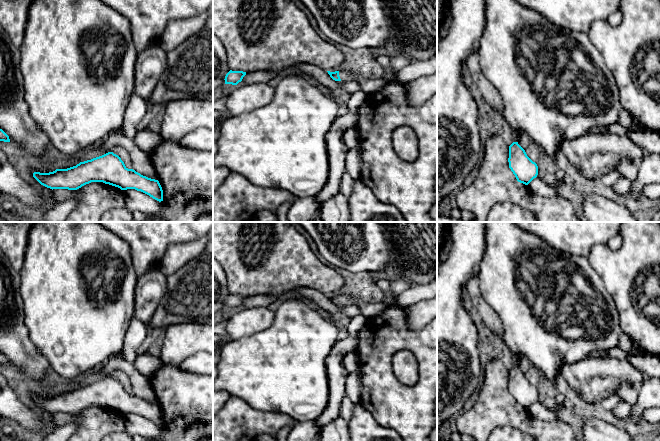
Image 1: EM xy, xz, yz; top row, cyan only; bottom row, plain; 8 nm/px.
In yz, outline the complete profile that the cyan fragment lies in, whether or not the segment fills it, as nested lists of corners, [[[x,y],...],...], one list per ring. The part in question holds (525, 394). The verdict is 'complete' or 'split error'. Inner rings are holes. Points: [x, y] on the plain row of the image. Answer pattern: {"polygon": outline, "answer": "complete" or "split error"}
{"polygon": [[[514,355],[514,366],[509,370],[509,392],[518,406],[528,409],[538,399],[538,390],[518,368],[522,357]]], "answer": "split error"}

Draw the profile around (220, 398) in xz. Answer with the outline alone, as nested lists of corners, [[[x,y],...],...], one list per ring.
[[[213,388],[213,417],[224,407],[230,398],[226,391],[218,391]]]

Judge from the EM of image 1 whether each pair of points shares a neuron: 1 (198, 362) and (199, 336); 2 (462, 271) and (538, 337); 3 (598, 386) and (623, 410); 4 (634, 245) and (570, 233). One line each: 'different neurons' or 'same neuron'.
1: different neurons
2: different neurons
3: different neurons
4: different neurons

